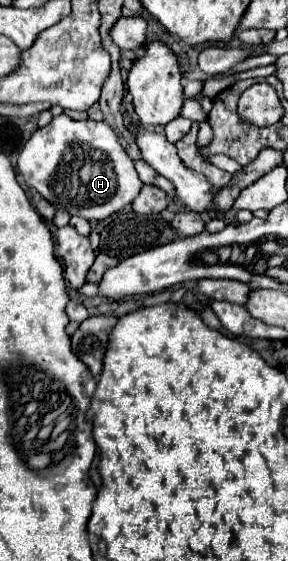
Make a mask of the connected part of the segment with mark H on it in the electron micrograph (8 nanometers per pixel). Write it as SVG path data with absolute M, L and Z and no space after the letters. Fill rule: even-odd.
M64 113L32 133L18 157L18 171L24 175L24 181L56 209L66 209L70 215L88 221L106 219L120 211L132 203L142 189L134 161L126 155L126 149L118 143L108 123L92 119L76 121Z

